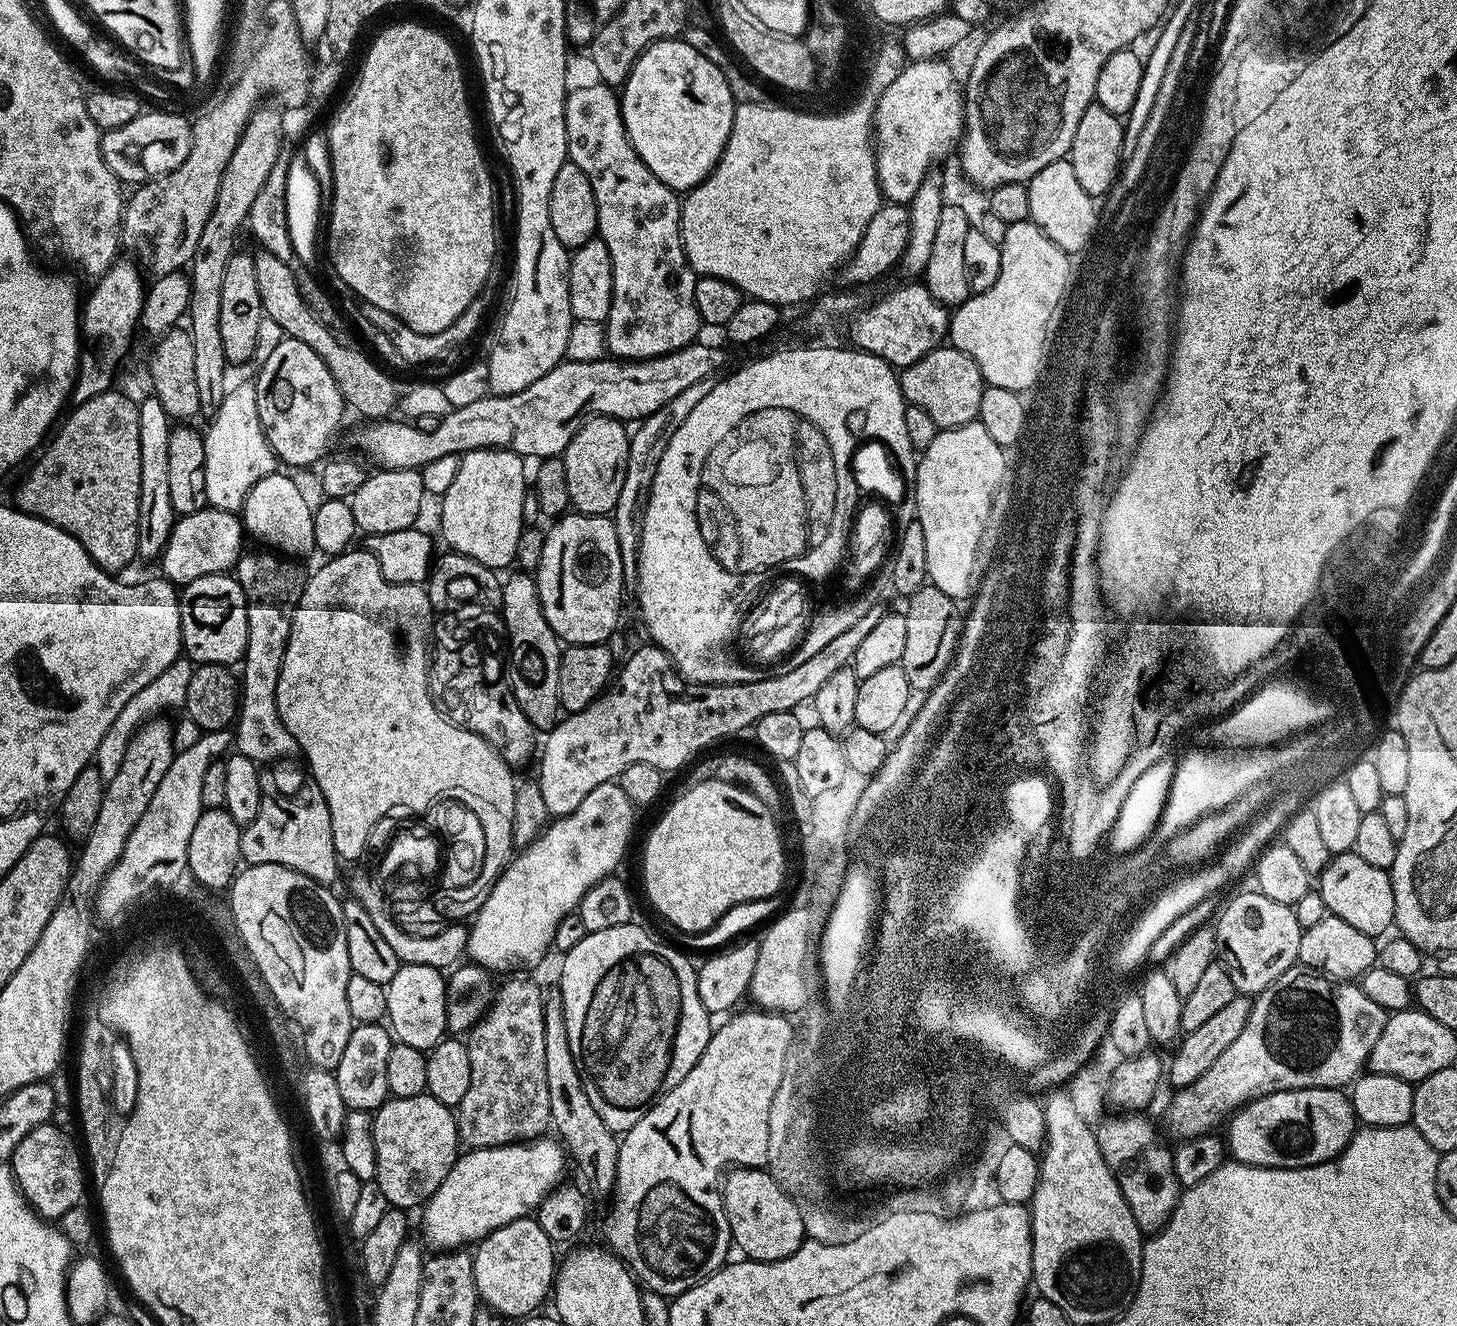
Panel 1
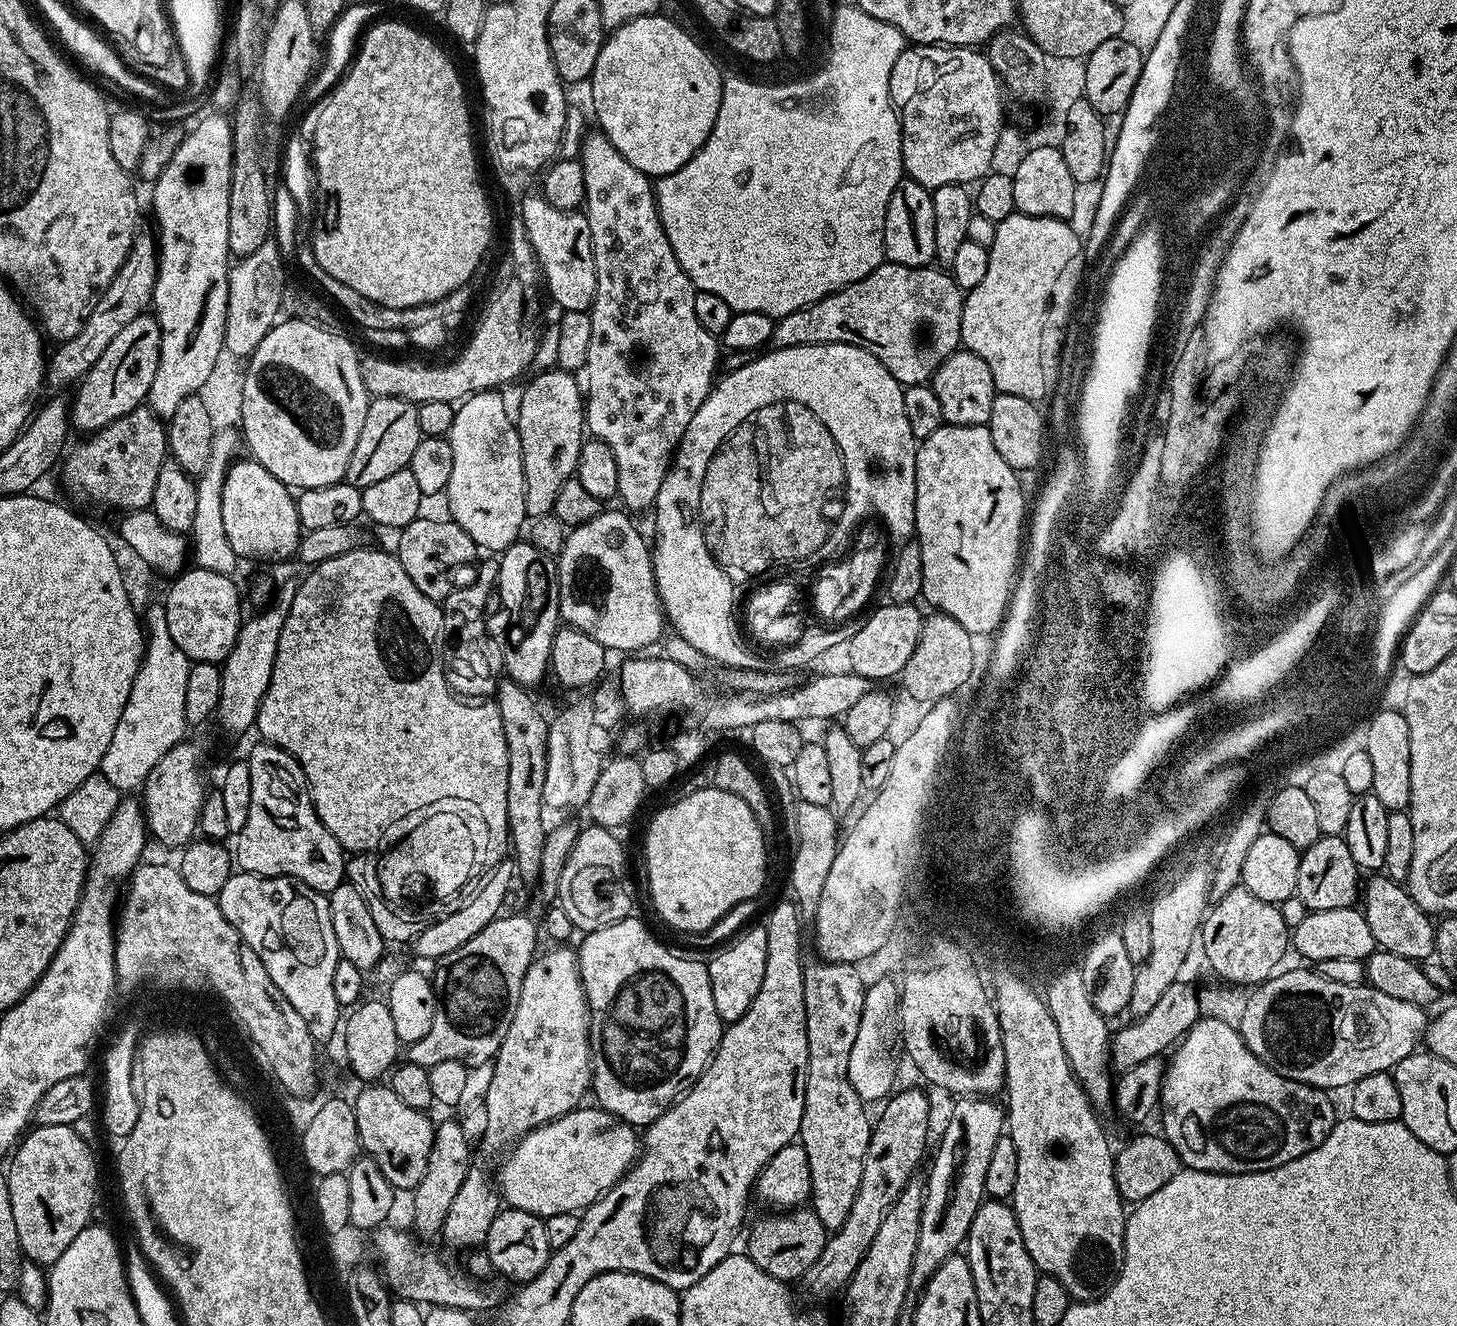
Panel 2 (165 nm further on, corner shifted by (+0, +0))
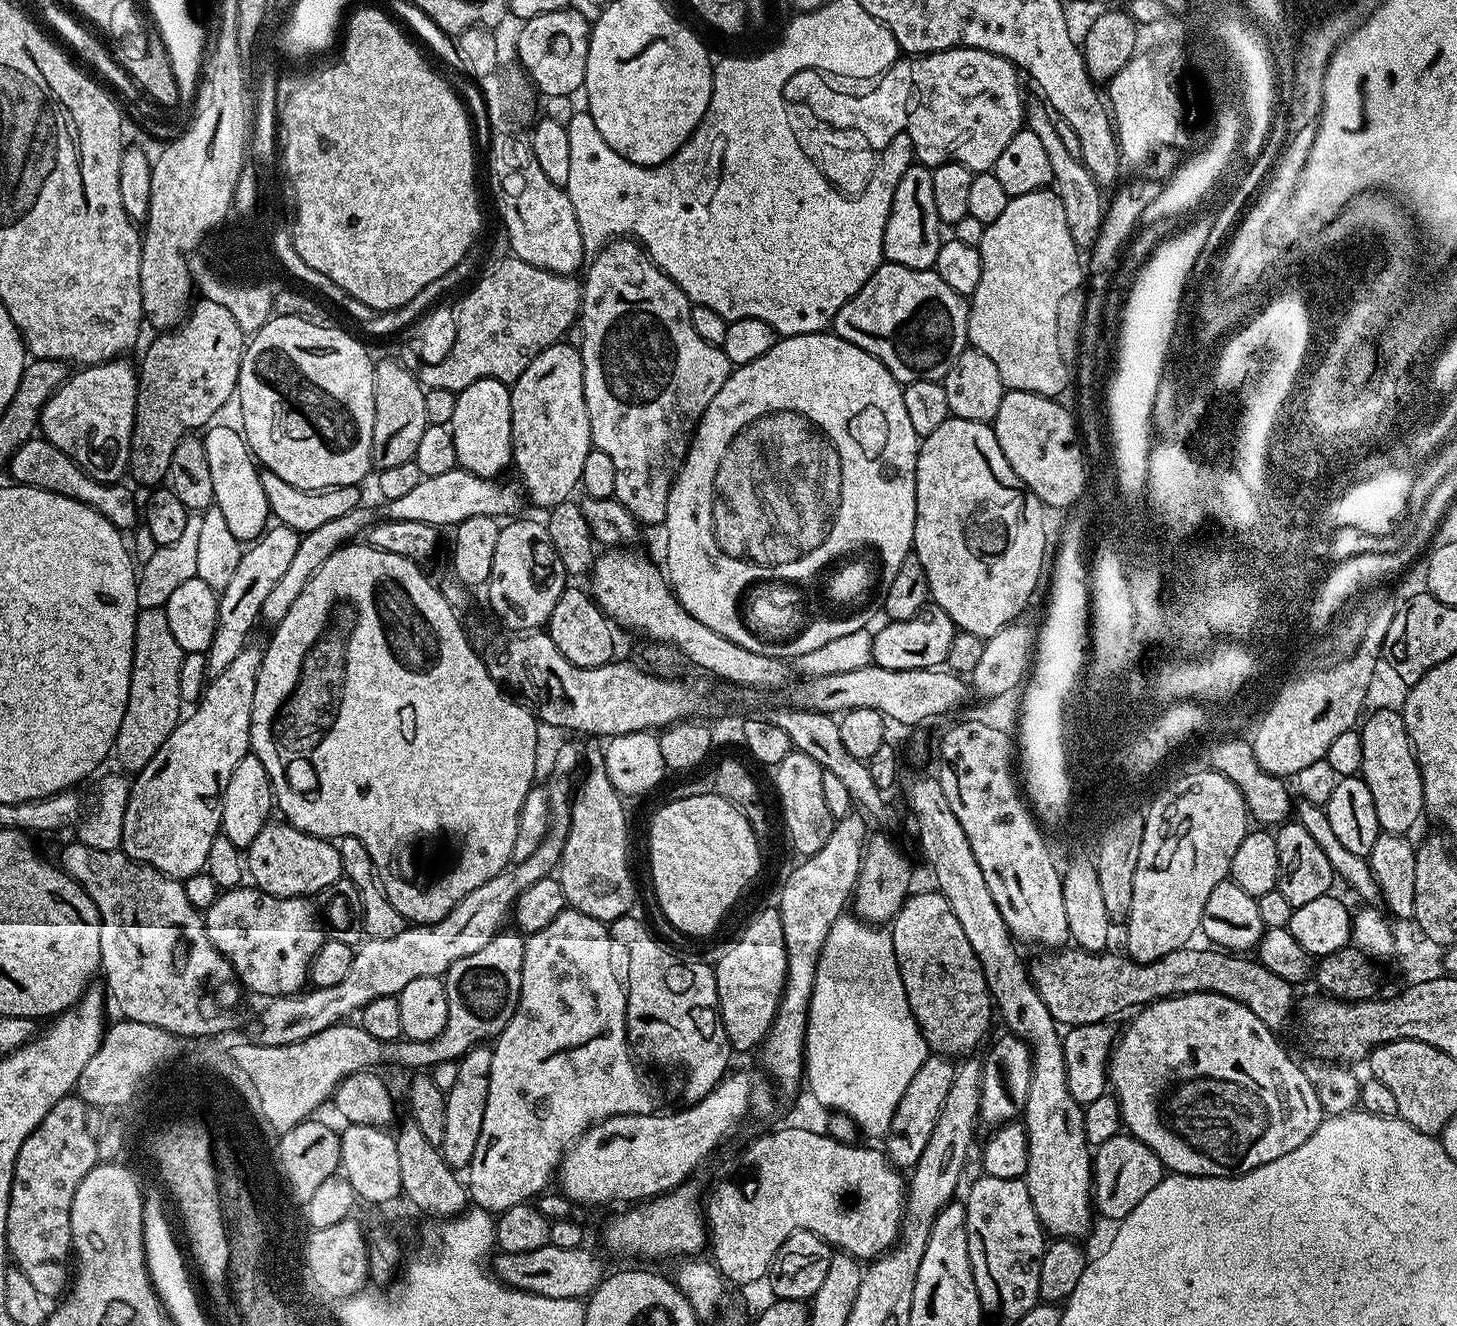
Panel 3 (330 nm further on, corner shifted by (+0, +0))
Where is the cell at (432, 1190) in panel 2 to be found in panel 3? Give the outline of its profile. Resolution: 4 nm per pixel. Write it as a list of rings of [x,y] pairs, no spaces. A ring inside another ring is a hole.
[[[487,1043],[477,1044],[458,1061],[458,1075],[454,1086],[446,1094],[446,1124],[442,1126],[442,1142],[439,1144],[441,1155],[452,1169],[467,1169],[474,1158],[474,1150],[478,1146],[478,1134],[482,1134],[482,1118],[486,1118],[486,1094],[490,1094],[490,1062],[492,1050]]]

